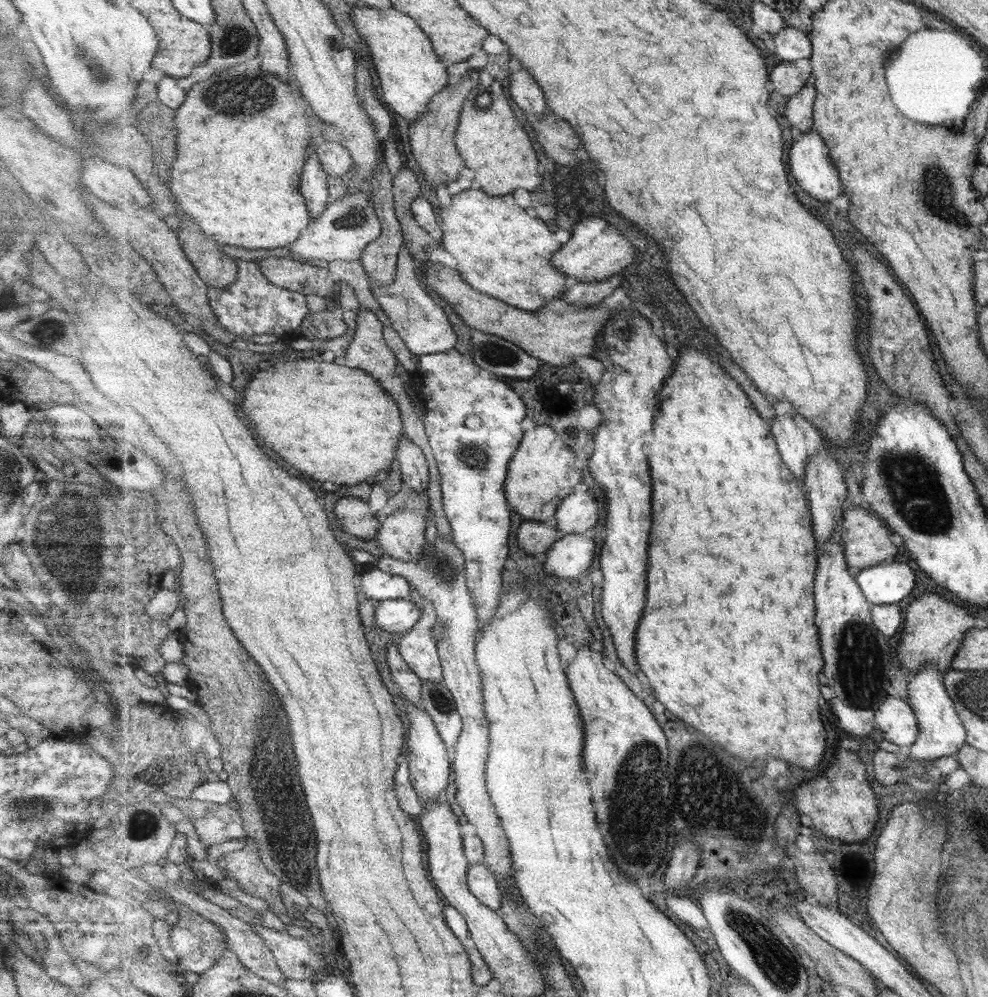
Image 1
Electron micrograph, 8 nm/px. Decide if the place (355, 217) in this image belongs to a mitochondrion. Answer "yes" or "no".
yes

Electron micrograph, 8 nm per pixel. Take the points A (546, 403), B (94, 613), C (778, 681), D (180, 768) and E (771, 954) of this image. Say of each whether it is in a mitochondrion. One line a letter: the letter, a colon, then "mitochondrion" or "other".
A: other
B: other
C: other
D: mitochondrion
E: mitochondrion

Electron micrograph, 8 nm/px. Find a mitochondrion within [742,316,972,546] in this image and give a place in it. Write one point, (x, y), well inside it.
(918, 496)

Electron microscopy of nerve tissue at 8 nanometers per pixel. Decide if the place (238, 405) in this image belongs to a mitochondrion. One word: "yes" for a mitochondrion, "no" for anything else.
no

